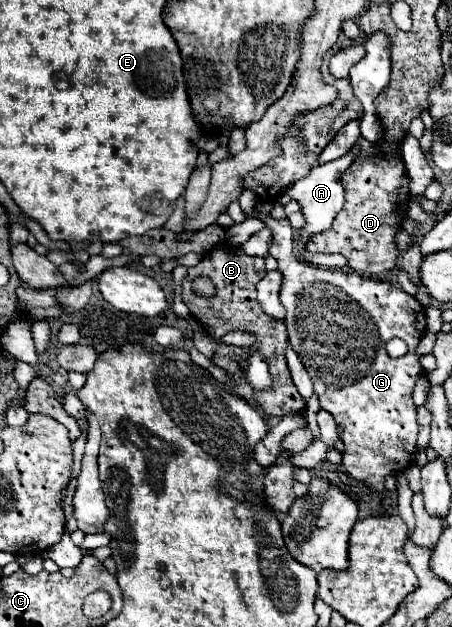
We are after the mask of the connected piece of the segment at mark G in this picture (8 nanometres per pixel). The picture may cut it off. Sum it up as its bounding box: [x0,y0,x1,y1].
[258,213,426,491]

